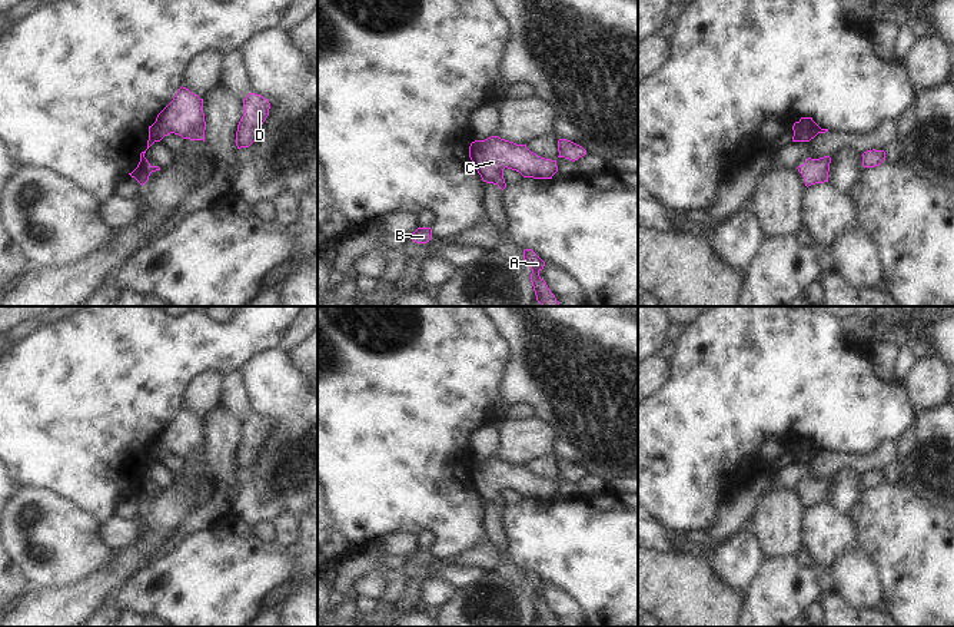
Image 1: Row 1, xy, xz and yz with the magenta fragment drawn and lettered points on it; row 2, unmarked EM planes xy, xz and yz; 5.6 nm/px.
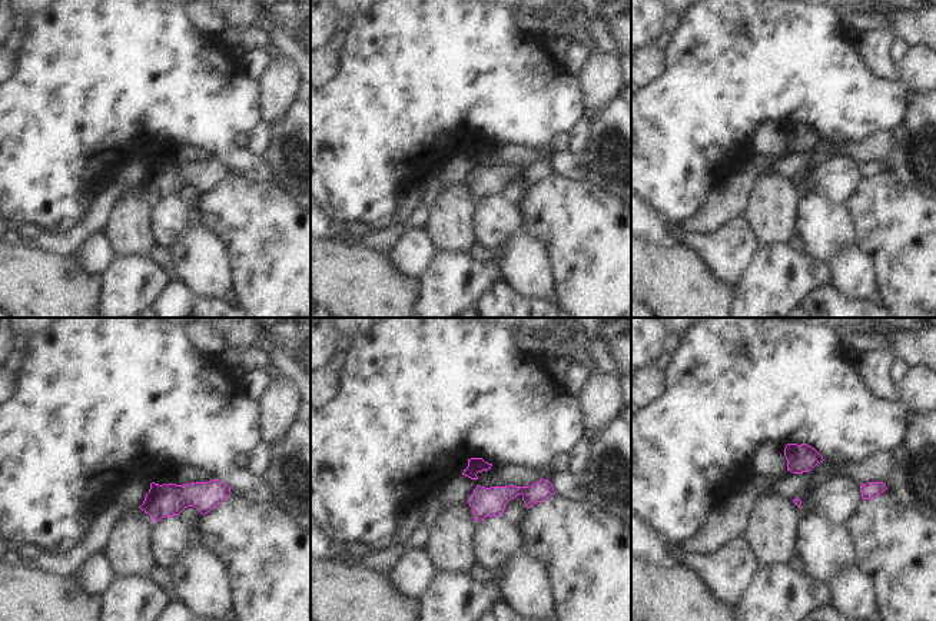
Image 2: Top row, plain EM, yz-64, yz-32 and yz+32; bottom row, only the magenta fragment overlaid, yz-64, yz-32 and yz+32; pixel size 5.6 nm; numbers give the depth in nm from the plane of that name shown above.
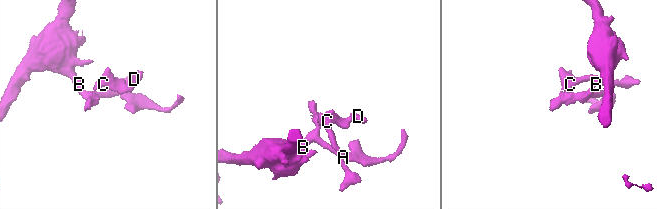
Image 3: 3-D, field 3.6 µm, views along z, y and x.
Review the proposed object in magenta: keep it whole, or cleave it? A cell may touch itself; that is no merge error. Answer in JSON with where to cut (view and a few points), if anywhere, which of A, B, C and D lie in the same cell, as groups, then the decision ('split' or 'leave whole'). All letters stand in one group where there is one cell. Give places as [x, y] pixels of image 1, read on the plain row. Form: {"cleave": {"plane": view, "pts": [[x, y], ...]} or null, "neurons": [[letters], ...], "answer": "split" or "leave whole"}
{"cleave": {"plane": "xy", "pts": [[152, 445], [152, 453], [158, 461]]}, "neurons": [["A", "C", "D"], ["B"]], "answer": "split"}

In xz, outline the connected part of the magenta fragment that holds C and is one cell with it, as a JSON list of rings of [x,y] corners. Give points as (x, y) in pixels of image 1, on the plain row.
[[[498,457],[475,461],[472,482],[483,502],[498,505],[502,511],[506,508],[505,488],[533,500],[552,500],[558,492],[556,481],[541,478],[526,465],[516,465]]]

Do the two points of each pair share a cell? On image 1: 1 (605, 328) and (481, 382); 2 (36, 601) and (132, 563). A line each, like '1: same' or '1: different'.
1: different
2: same

